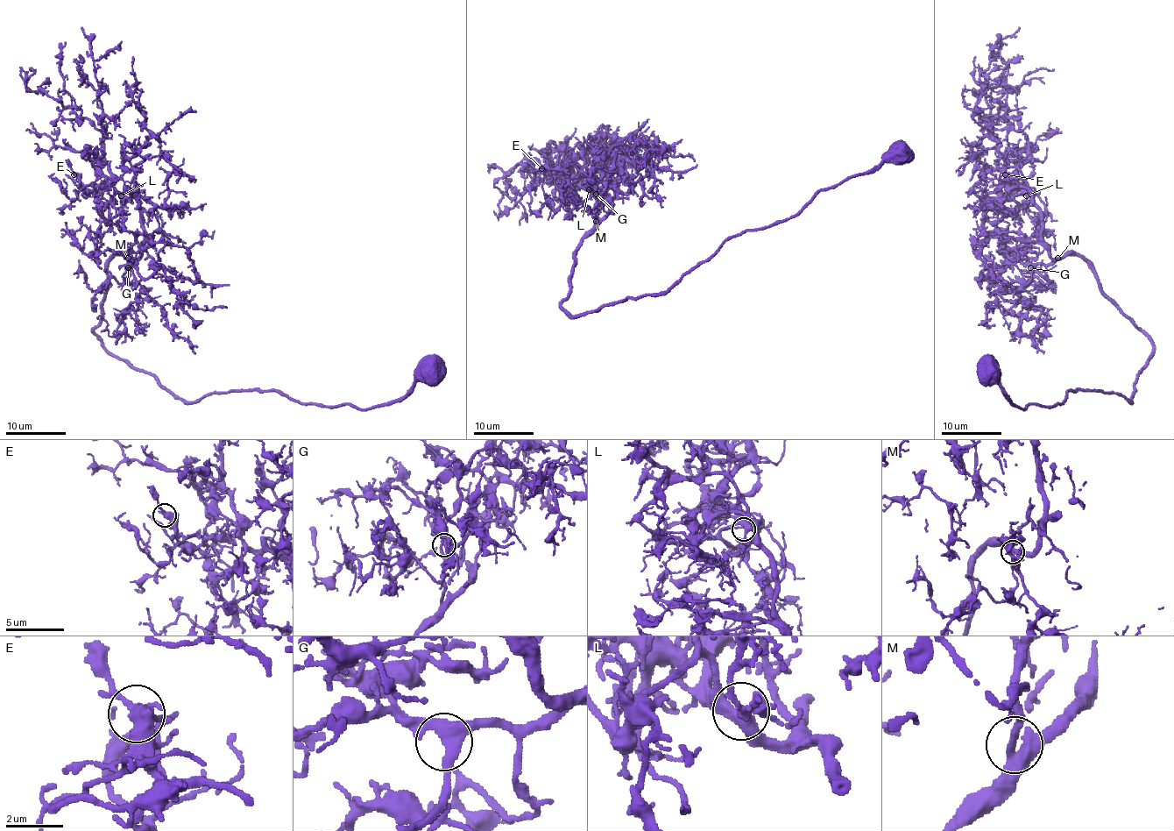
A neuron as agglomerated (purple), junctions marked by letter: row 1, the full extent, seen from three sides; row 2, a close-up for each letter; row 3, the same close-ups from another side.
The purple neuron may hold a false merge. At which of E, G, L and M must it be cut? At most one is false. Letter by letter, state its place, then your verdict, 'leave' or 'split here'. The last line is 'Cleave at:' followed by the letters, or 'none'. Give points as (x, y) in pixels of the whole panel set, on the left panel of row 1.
E: (74, 174) | leave
G: (128, 267) | leave
L: (121, 195) | leave
M: (128, 258) | leave
Cleave at: none

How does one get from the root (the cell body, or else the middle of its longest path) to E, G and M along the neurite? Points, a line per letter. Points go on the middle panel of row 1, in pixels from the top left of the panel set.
E: (894, 150), (795, 215), (731, 236), (665, 291), (573, 316), (562, 303), (575, 251), (612, 206), (541, 168)
G: (894, 150), (795, 215), (731, 236), (665, 291), (572, 316), (562, 303), (596, 194)
M: (894, 150), (795, 215), (731, 236), (665, 291), (572, 316), (562, 303), (596, 221)

